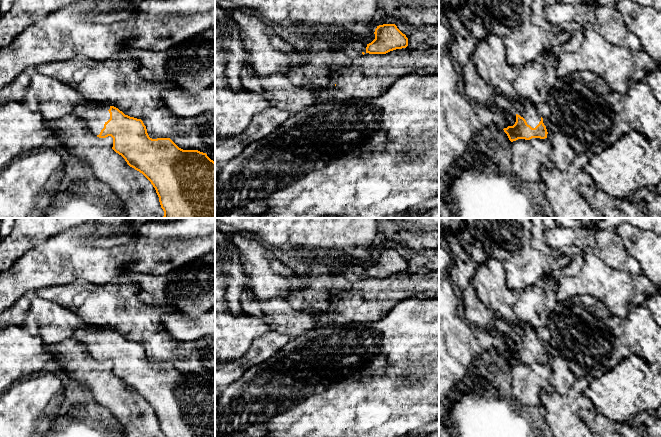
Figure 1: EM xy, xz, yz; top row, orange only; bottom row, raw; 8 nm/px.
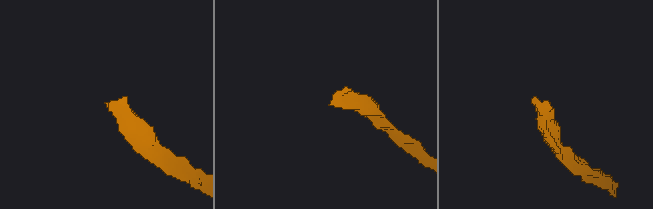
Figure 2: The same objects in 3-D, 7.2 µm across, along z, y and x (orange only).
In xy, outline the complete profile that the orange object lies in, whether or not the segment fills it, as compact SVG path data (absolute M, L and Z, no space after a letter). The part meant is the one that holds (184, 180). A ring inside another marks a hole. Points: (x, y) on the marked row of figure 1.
M85 100L73 113L85 120L97 137L111 136L112 149L151 182L164 211L162 218L215 218L215 162L206 153L183 150L170 138L150 138L141 119L125 115L109 104Z

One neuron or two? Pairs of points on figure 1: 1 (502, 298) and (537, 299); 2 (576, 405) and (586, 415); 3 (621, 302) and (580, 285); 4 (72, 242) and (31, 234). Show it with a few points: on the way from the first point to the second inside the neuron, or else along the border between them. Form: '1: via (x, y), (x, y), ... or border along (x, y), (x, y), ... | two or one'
1: via (511, 299), (528, 299) | one
2: border along (593, 407), (580, 409), (578, 412) | two
3: via (611, 292), (604, 285), (590, 285) | one
4: border along (70, 228), (48, 237), (28, 250) | two

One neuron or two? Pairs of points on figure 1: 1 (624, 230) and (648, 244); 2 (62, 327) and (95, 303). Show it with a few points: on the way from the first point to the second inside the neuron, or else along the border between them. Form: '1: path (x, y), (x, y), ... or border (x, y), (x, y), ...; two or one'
1: path (630, 235), (636, 237), (642, 243); one
2: border (57, 303), (70, 309), (85, 323); two

